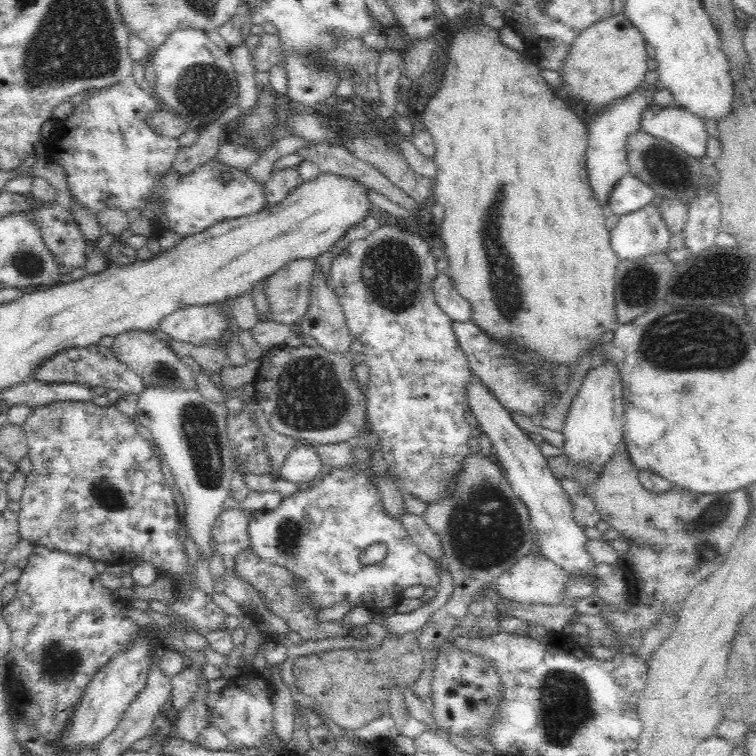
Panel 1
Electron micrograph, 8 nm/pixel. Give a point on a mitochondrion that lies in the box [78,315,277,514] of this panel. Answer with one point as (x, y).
(199, 423)

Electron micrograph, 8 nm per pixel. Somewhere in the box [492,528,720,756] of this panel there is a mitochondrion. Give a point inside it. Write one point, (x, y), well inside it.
(566, 704)

